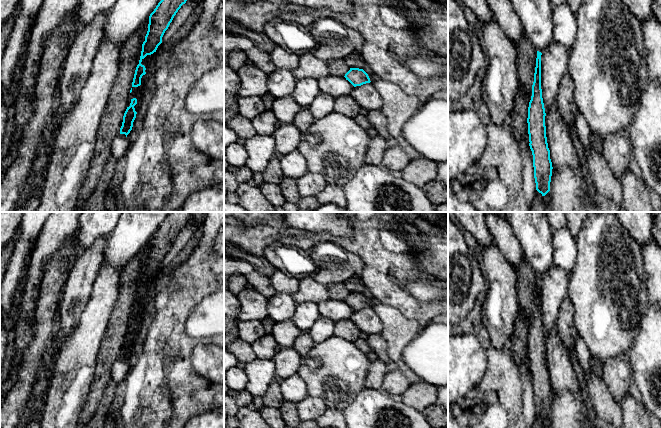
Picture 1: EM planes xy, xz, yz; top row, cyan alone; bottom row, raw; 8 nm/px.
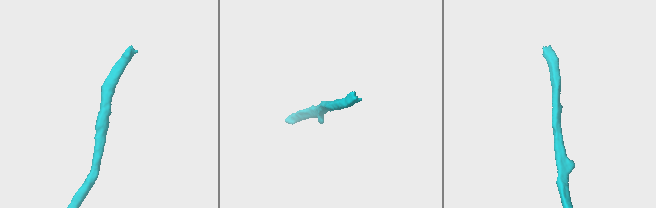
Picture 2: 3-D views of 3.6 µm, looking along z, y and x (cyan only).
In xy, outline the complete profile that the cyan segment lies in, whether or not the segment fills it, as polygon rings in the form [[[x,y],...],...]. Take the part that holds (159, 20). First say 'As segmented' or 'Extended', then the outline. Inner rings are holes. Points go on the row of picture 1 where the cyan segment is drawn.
As segmented. [[[161,0],[149,16],[148,31],[142,44],[139,64],[136,67],[132,87],[141,85],[141,78],[146,74],[145,66],[141,64],[147,56],[156,52],[162,43],[162,37],[168,29],[174,16],[187,0]]]

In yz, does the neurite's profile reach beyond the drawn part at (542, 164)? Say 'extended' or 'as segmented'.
as segmented

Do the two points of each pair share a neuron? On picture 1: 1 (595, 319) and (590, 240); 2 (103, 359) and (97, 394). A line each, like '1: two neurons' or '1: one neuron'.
1: one neuron
2: one neuron

